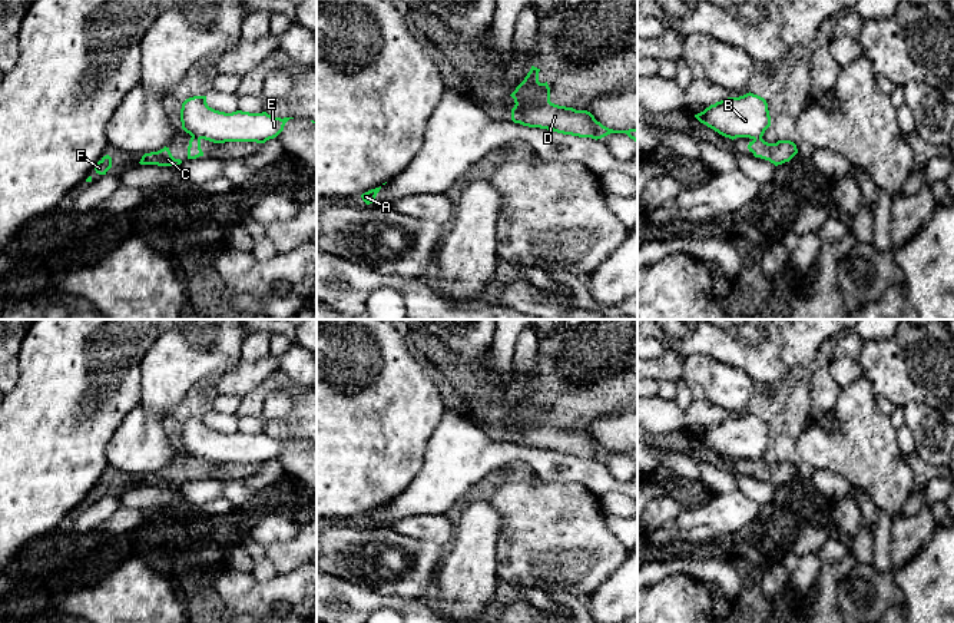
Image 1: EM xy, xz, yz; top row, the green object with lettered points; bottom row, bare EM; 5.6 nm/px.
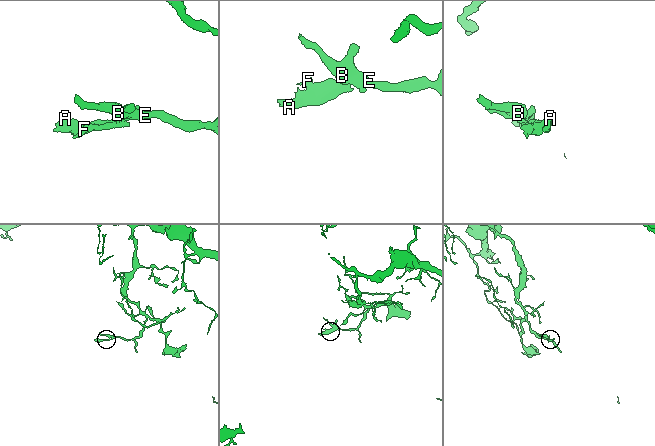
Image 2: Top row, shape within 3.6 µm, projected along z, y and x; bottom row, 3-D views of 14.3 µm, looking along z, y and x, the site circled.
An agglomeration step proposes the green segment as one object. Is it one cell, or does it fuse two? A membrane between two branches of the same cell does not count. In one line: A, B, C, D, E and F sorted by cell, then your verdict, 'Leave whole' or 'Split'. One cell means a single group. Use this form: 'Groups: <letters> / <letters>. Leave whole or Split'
Groups: A C F / B D E. Split

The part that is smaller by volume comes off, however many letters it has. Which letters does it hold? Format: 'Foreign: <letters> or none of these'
Foreign: A, C, F

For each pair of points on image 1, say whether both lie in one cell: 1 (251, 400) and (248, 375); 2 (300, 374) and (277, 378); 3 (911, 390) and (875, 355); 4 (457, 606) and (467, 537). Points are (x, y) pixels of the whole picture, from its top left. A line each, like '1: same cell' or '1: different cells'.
1: different cells
2: different cells
3: same cell
4: same cell

